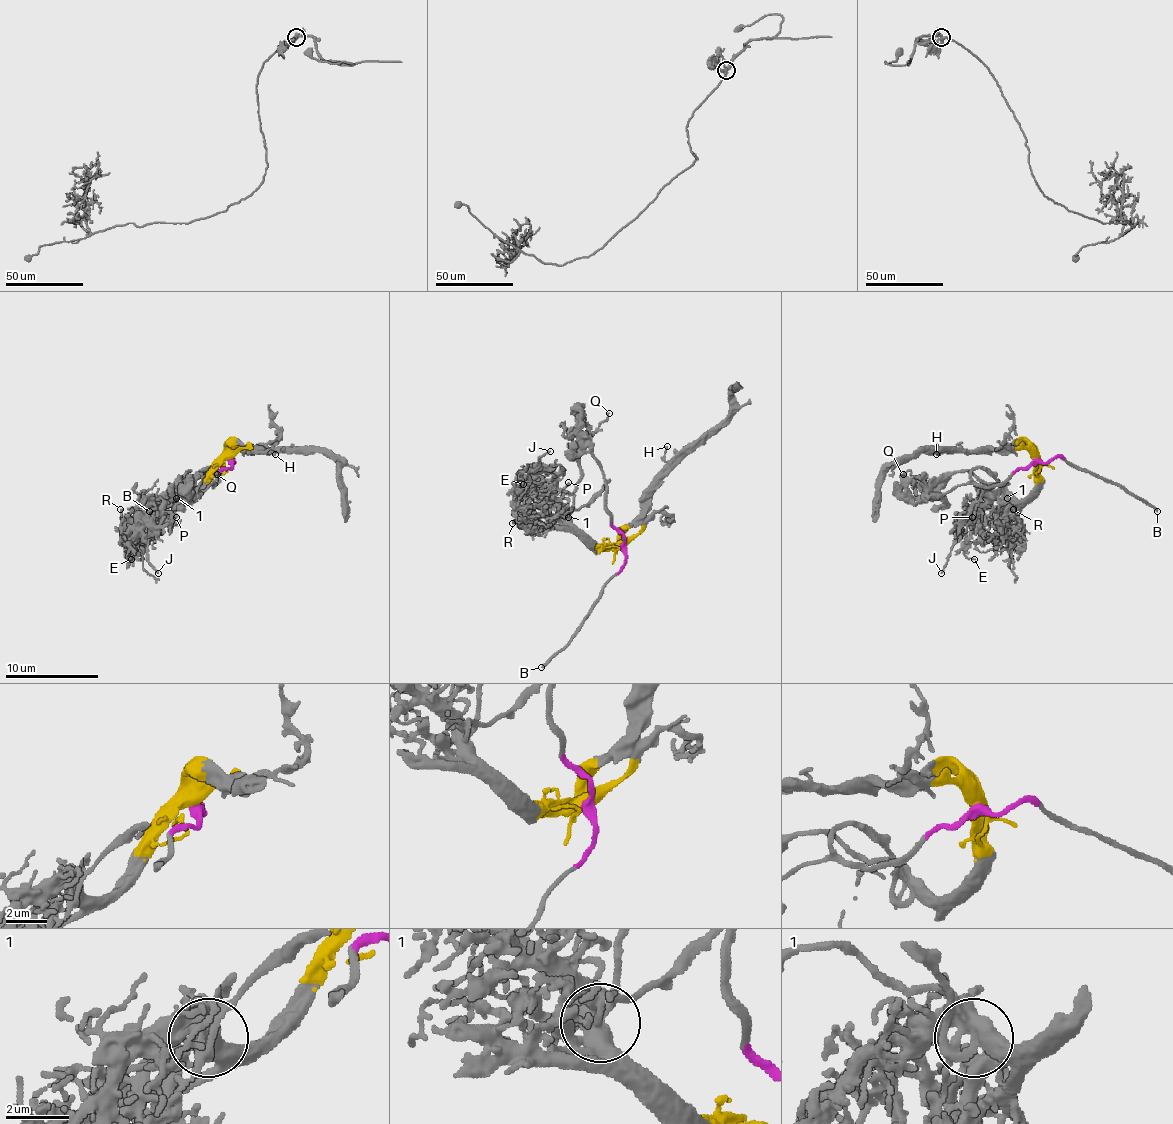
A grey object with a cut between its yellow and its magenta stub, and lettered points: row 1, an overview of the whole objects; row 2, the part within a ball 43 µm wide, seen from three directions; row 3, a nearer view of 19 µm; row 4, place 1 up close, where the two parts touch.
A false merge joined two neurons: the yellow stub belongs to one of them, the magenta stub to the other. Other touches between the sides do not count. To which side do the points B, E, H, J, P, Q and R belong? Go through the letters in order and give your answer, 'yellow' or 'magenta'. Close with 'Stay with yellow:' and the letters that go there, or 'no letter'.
B: magenta
E: yellow
H: yellow
J: yellow
P: yellow
Q: magenta
R: yellow
Stay with yellow: E, H, J, P, R

